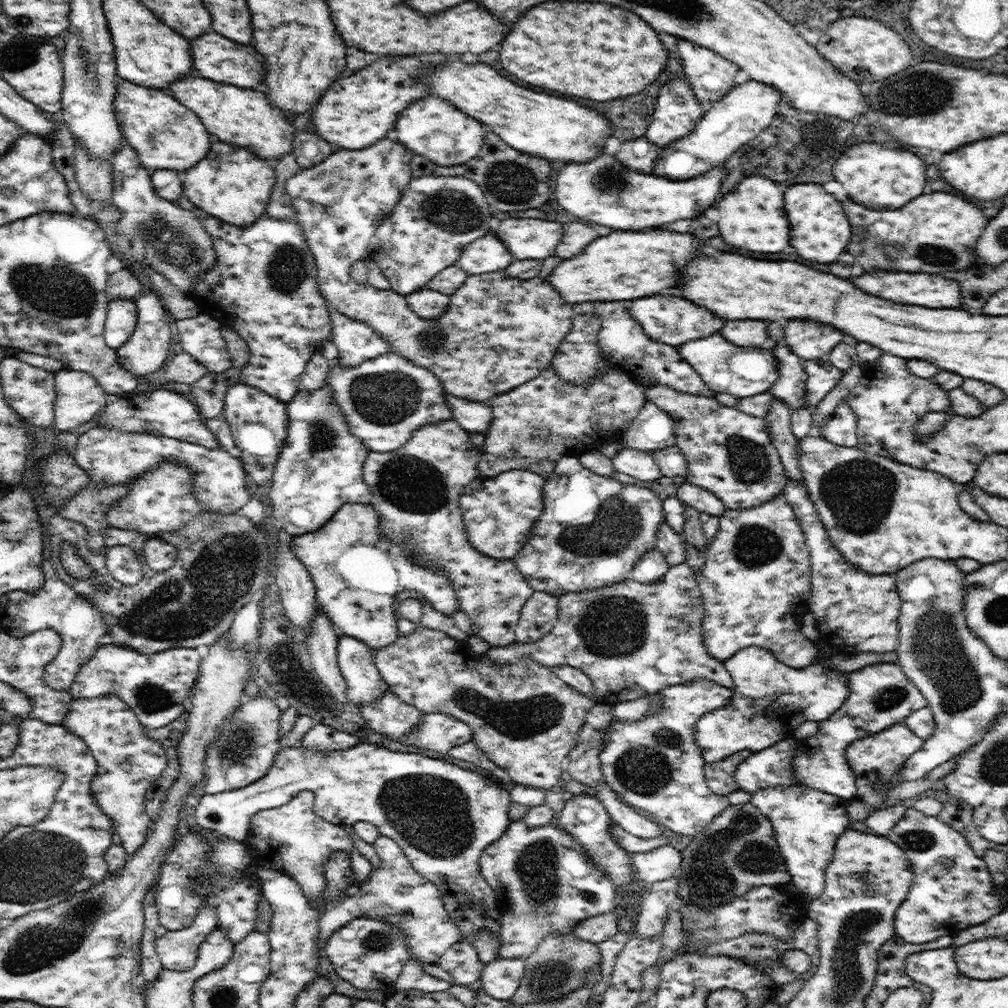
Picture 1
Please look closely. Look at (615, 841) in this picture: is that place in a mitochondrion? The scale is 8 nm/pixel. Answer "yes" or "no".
no

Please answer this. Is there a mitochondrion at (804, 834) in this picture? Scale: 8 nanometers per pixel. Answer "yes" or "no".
no

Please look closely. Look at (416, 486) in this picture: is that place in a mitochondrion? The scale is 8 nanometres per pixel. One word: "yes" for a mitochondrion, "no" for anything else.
yes

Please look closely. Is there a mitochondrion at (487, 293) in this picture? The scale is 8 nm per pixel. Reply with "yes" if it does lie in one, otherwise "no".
no

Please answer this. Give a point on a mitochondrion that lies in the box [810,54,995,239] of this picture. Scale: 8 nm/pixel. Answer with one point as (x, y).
(921, 95)

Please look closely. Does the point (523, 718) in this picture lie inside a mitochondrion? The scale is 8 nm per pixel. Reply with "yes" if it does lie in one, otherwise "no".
yes

